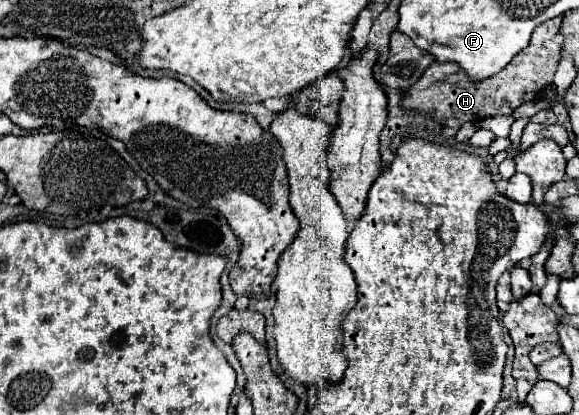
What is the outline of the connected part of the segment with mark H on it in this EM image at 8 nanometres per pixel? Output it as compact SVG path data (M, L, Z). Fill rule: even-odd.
M554 18L550 22L544 22L542 26L538 26L538 30L532 34L532 40L530 40L530 46L526 50L522 50L520 54L514 56L514 60L510 62L510 66L506 66L502 72L486 78L486 80L472 80L460 66L456 66L454 62L446 62L446 64L440 64L440 62L434 62L426 74L418 80L418 84L414 84L410 88L410 94L404 96L402 100L402 106L404 108L414 108L414 110L422 110L422 112L428 112L436 122L440 122L442 126L452 126L456 130L462 128L464 122L480 122L488 116L496 116L496 114L512 114L520 104L524 102L532 102L532 100L538 100L540 92L544 90L544 86L552 84L554 80L554 72L558 68L558 62L560 62L560 44L558 44L558 34L560 34L560 18Z

